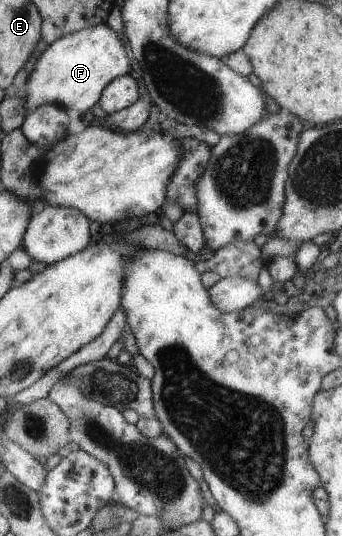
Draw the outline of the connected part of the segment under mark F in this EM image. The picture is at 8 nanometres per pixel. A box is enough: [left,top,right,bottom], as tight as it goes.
[24,22,130,115]

